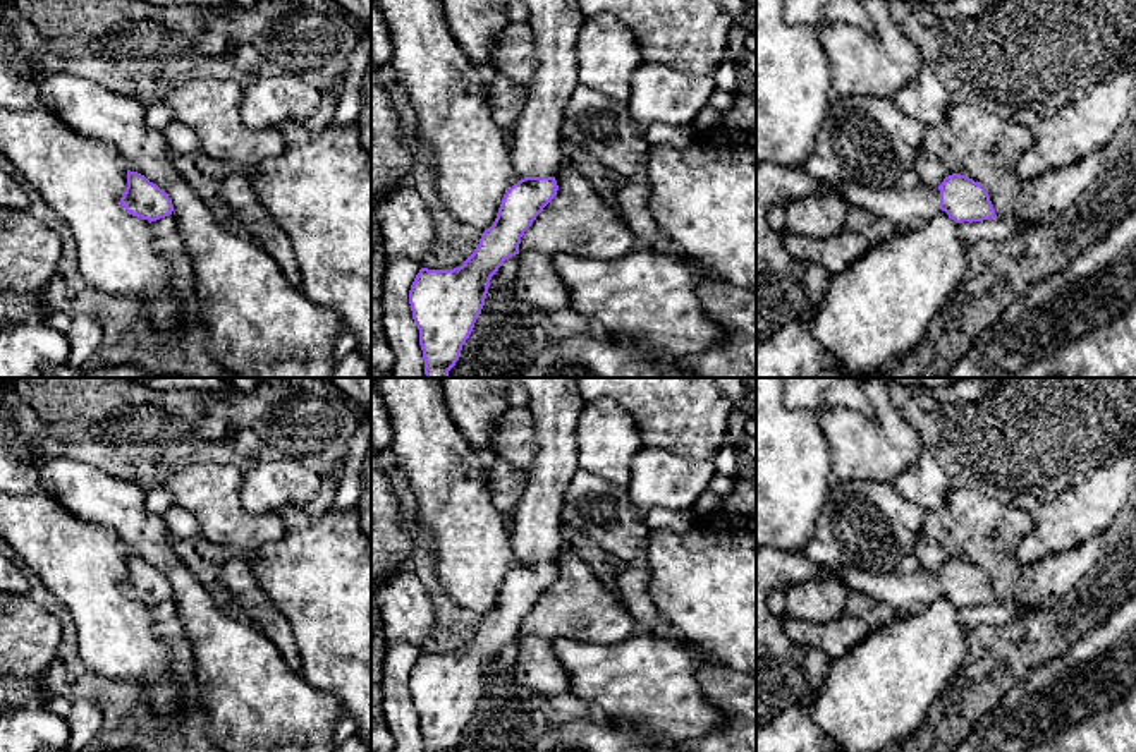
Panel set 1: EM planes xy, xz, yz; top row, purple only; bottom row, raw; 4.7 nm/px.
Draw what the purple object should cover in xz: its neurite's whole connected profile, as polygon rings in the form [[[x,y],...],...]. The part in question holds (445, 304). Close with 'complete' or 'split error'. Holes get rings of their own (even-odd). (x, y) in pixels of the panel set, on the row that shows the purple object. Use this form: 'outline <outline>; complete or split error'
outline [[[576,0],[521,2],[531,12],[538,64],[510,143],[510,163],[522,179],[504,194],[493,225],[462,266],[421,268],[411,285],[426,378],[449,378],[481,314],[492,276],[519,254],[521,237],[559,191],[560,127],[579,88],[576,41],[584,19]]]; split error

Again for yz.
outline [[[772,161],[756,165],[756,378],[816,378],[830,362],[811,335],[811,319],[825,299],[830,276],[818,264],[794,259],[766,218],[773,204],[785,208],[791,201],[825,194],[840,194],[849,208],[864,208],[897,228],[923,228],[940,209],[956,223],[997,218],[988,191],[961,173],[945,177],[938,187],[921,182],[913,189],[871,189],[852,180],[820,182],[803,168]]]; split error

